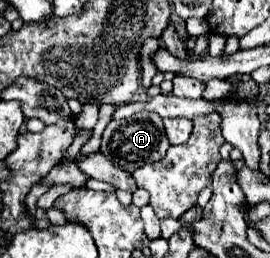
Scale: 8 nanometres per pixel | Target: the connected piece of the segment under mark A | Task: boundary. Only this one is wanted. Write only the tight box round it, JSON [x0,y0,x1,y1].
[101,111,169,173]

